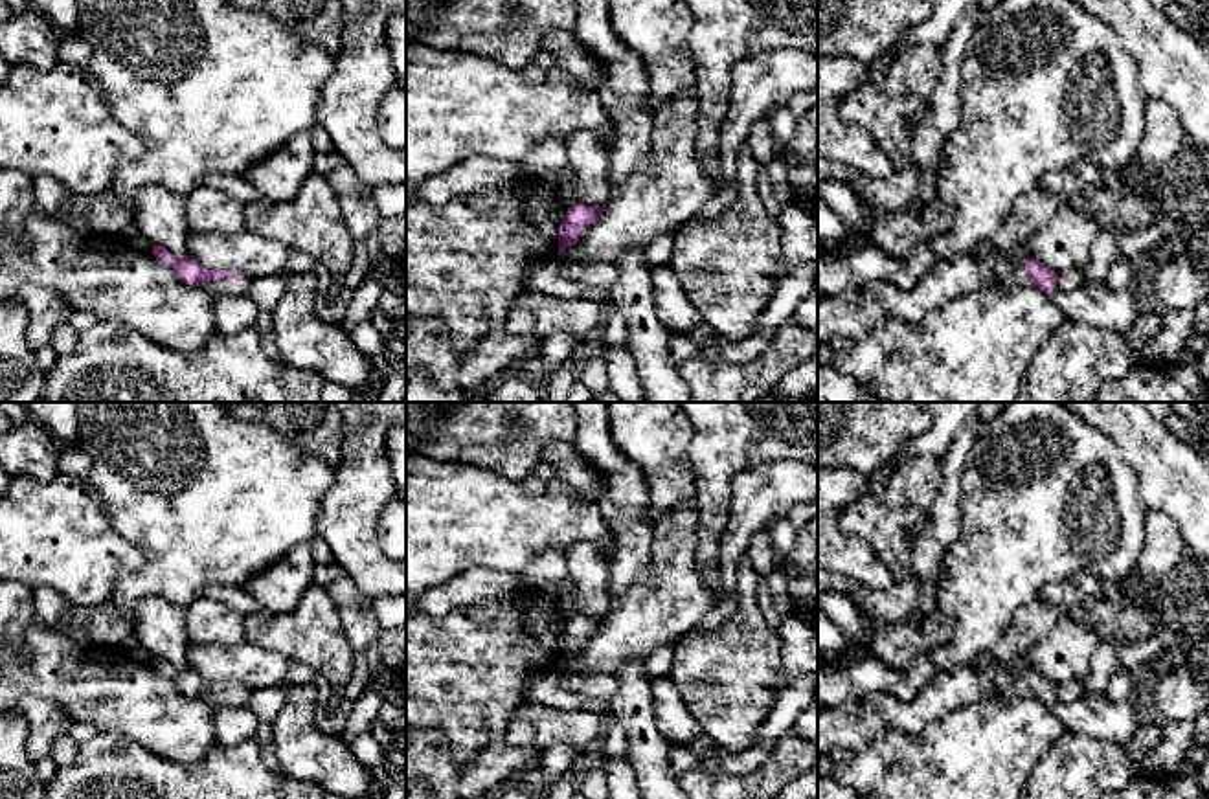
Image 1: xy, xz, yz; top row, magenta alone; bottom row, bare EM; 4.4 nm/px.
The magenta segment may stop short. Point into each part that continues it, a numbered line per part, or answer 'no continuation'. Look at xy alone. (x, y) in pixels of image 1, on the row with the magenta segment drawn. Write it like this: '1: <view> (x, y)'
1: xy (221, 287)

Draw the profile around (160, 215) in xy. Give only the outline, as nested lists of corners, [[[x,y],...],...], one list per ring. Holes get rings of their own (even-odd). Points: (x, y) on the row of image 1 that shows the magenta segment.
[[[141,186],[134,200],[134,224],[156,246],[189,257],[187,198],[164,186]]]

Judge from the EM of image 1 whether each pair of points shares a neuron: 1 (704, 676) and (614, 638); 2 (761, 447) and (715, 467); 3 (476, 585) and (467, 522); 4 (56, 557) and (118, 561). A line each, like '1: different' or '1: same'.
1: different
2: same
3: different
4: same

